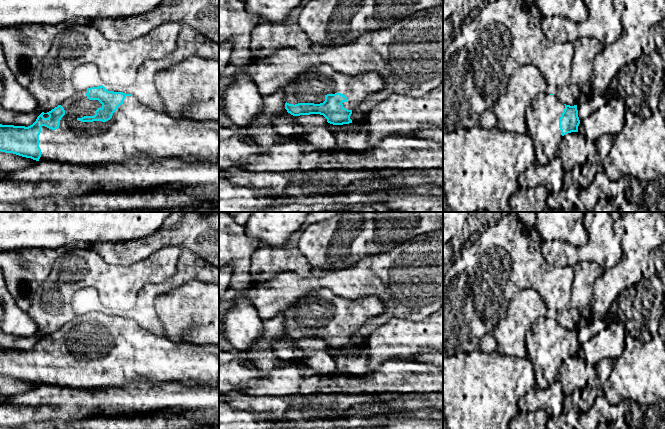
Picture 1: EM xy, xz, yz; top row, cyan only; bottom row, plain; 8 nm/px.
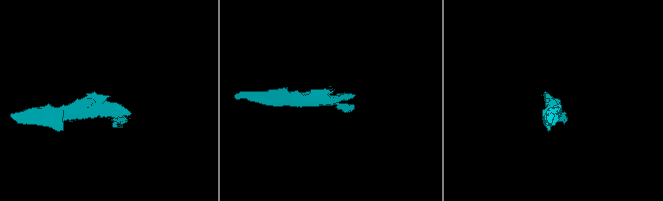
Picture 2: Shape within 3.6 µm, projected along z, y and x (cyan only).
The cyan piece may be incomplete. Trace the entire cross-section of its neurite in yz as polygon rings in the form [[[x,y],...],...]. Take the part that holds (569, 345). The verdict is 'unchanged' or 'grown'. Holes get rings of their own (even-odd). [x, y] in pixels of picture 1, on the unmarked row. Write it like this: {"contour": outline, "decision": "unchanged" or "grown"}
{"contour": [[[546,316],[532,324],[525,342],[527,357],[534,365],[537,387],[542,389],[551,387],[559,379],[563,360],[578,356],[580,348],[577,329],[563,328]]], "decision": "grown"}

